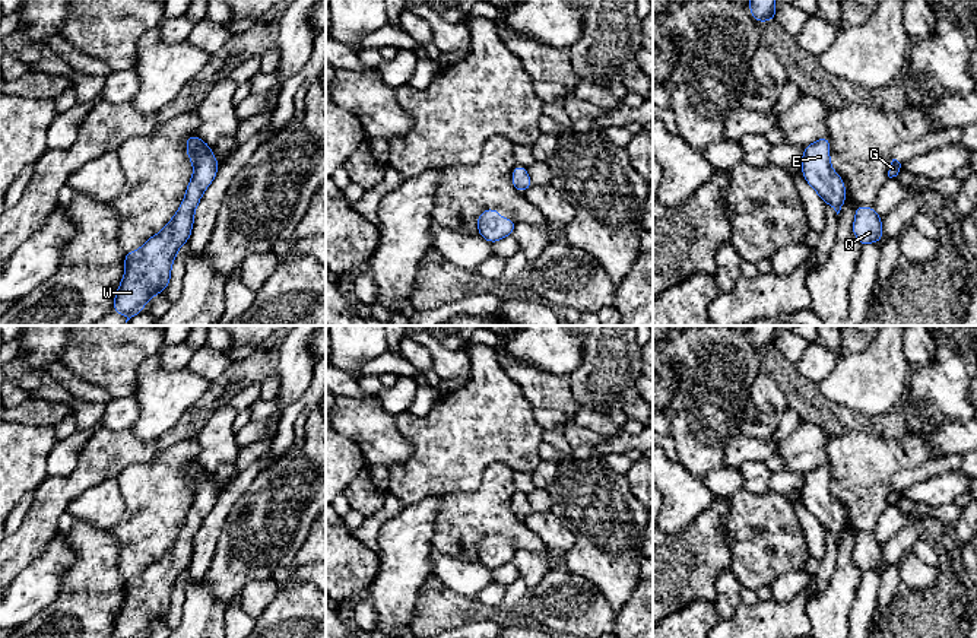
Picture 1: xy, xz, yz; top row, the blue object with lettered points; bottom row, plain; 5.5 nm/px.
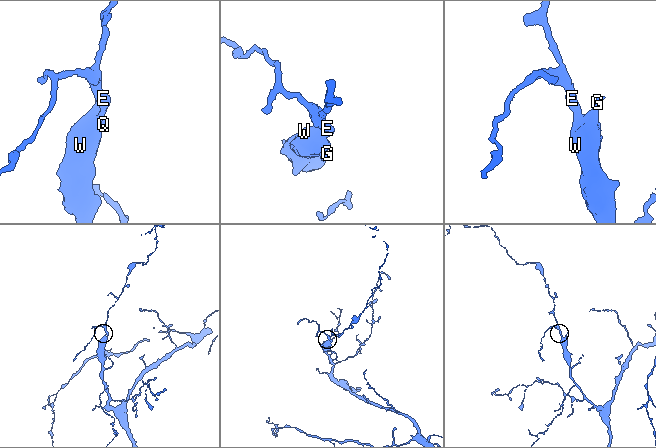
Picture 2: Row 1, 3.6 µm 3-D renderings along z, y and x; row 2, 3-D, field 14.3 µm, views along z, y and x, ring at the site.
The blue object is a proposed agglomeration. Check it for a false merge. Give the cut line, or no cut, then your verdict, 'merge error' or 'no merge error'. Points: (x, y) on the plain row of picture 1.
cut none; no merge error

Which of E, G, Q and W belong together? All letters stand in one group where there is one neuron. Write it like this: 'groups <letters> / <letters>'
groups E G Q W

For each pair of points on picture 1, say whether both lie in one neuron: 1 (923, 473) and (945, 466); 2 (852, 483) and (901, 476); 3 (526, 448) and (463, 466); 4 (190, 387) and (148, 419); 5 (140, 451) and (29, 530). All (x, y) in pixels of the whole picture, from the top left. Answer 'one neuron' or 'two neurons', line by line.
1: one neuron
2: two neurons
3: one neuron
4: one neuron
5: one neuron

